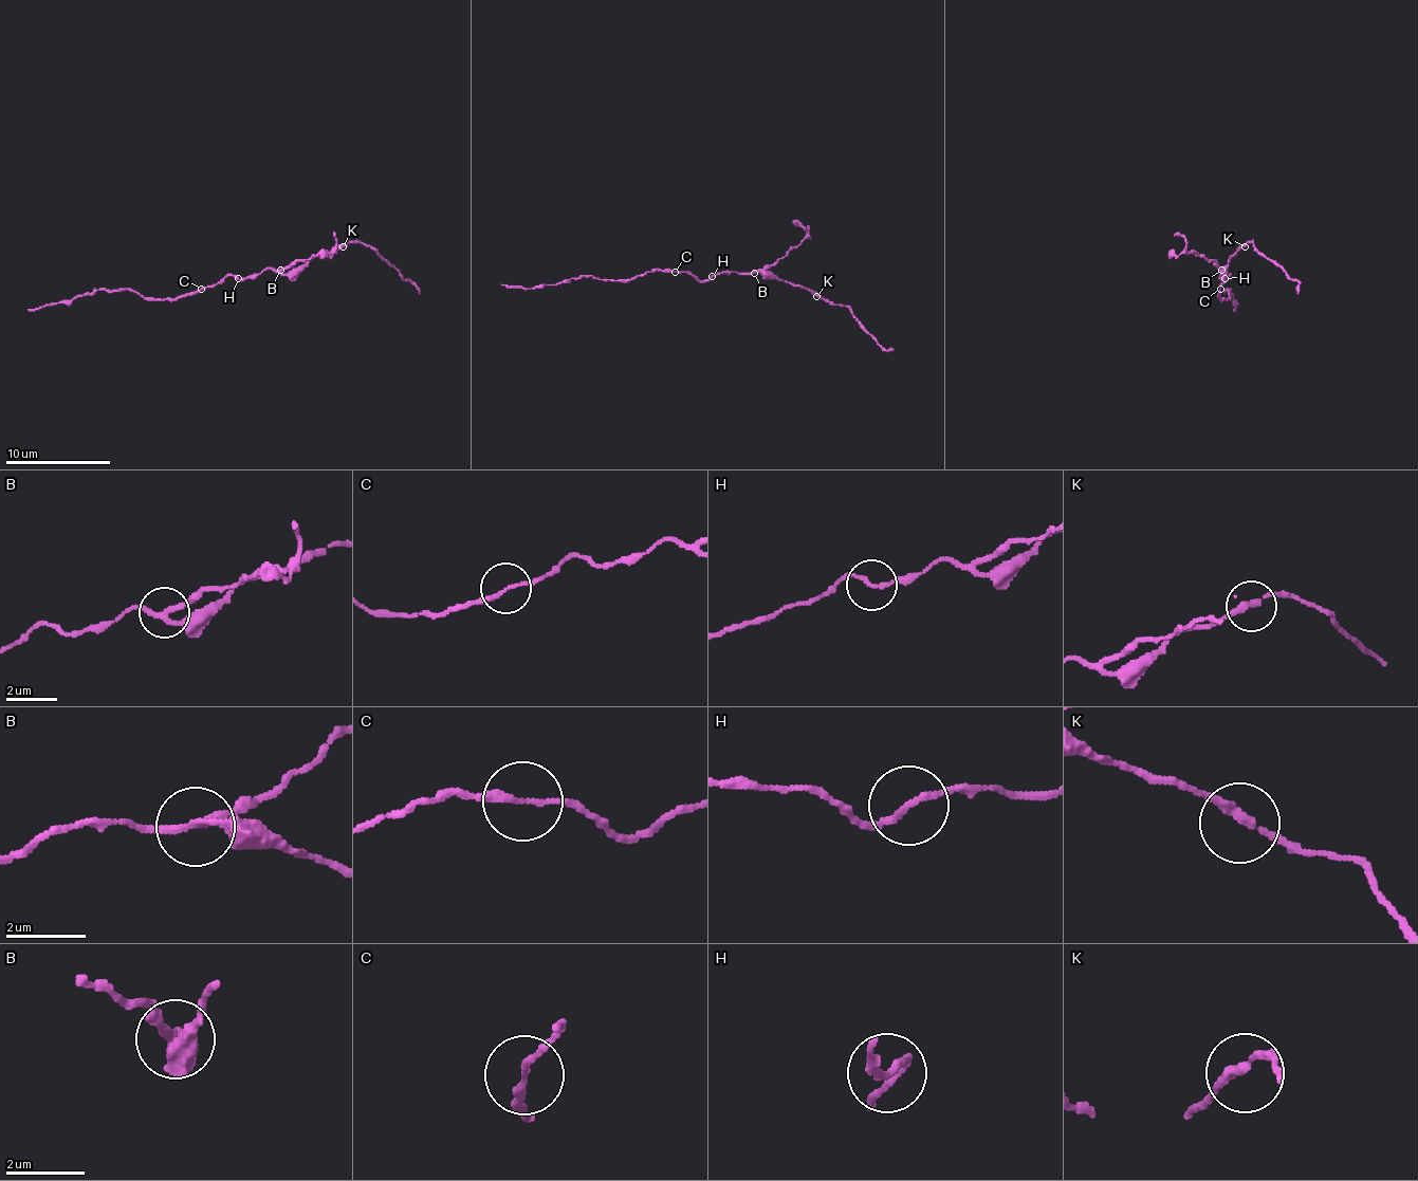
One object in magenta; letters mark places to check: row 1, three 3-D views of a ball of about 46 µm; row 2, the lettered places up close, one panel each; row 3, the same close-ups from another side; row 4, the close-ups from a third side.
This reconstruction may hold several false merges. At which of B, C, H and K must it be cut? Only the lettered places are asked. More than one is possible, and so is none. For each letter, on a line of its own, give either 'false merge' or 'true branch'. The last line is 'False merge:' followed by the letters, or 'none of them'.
B: false merge
C: true branch
H: true branch
K: true branch
False merge: B

